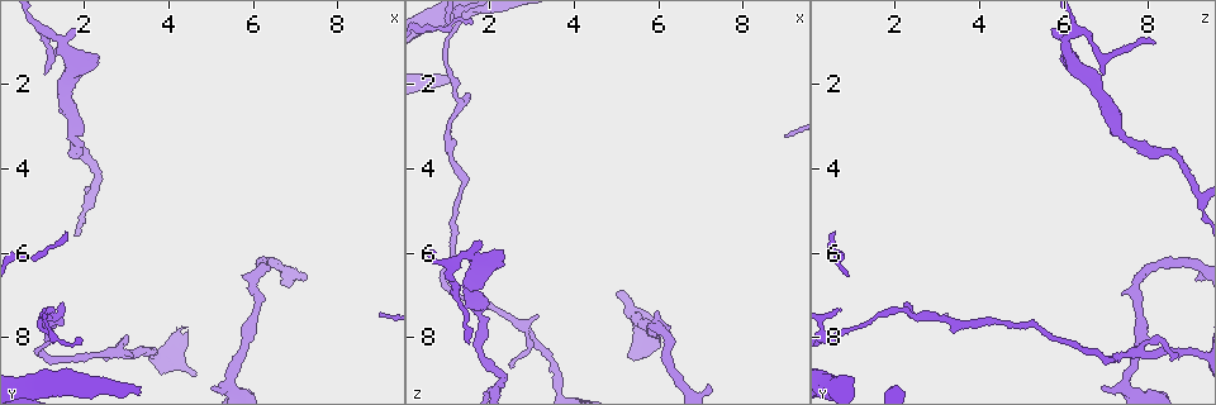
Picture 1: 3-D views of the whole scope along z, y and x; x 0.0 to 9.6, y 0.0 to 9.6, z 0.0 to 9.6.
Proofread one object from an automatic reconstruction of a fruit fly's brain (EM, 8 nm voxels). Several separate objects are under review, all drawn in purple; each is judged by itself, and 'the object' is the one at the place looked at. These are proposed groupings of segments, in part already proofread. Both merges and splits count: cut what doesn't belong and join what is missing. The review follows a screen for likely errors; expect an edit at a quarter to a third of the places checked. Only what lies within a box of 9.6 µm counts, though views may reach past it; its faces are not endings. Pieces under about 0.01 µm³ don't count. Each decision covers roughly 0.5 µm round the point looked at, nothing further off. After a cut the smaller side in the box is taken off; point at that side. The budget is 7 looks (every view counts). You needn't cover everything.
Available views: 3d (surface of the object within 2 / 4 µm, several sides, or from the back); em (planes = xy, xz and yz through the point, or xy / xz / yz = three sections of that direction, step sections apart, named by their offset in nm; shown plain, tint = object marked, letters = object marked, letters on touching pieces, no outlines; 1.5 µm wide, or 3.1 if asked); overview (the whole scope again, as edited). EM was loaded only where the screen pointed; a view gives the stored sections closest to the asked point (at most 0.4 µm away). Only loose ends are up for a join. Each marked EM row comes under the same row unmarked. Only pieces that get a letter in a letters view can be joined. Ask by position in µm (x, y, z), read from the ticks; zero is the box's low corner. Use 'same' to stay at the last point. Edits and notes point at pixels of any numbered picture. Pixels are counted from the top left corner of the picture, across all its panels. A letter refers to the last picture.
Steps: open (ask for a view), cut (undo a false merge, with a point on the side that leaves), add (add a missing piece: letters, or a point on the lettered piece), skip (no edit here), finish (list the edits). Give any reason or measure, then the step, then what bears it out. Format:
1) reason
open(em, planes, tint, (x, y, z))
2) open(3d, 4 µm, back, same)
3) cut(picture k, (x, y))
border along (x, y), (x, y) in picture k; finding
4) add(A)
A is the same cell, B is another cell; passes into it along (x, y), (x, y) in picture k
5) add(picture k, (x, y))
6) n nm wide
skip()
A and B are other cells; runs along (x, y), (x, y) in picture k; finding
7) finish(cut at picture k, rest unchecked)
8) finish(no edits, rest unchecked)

tapers out
open(em, planes, letters, (1.55, 1.05, 8.15))

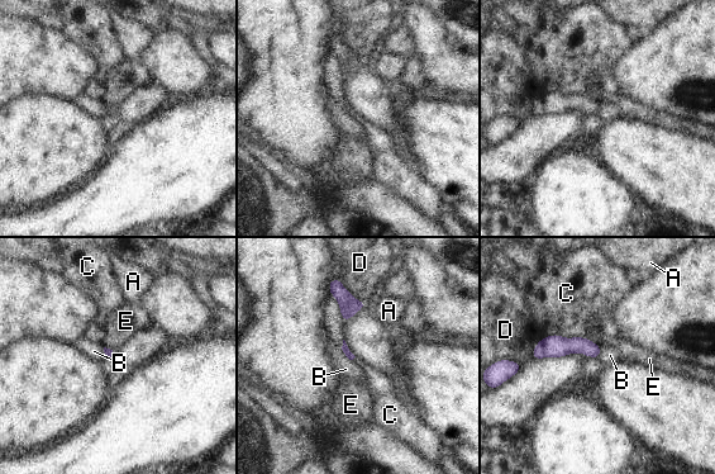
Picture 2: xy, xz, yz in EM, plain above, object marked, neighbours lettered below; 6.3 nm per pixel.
skip()
A, B, C, D and E are other cells; border along (341, 349), (352, 360) in picture 2; none of them fits

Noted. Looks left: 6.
tapers out
open(3d, 4 µm, (1.05, 7.35, 0.70))

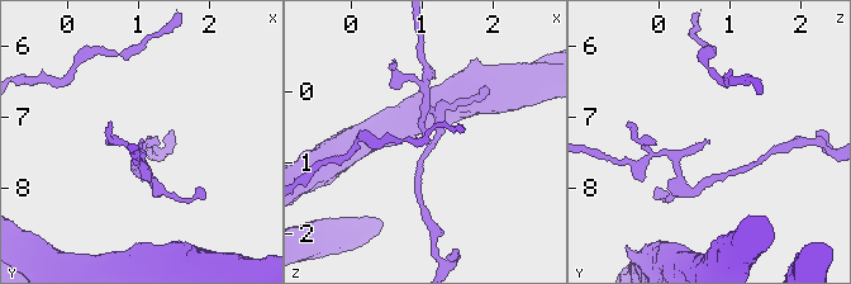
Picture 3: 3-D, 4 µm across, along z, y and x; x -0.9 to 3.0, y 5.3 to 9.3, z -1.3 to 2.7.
open(em, planes, letters, (1.00, 7.35, 0.75))

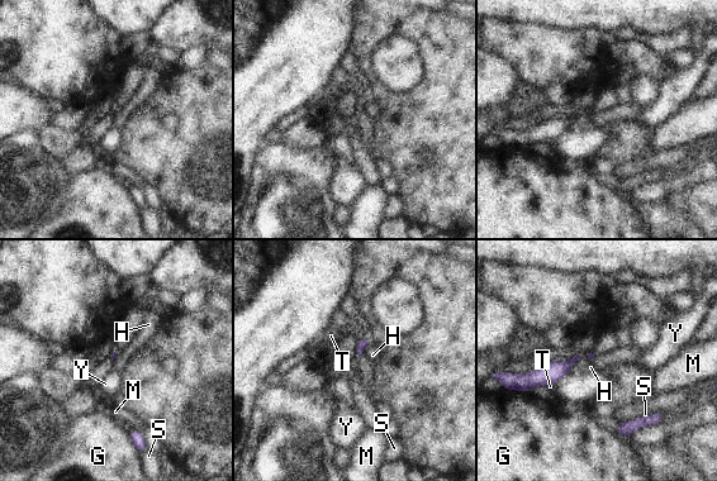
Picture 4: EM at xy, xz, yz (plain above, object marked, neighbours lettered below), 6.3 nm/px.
Y touches over 130 nm
skip()
G, H, M, S, T and Y are other cells; no lettered piece goes on from it

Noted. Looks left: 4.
abrupt turn
open(em, xy, step 8, tint, (5.40, 9.15, 7.40))

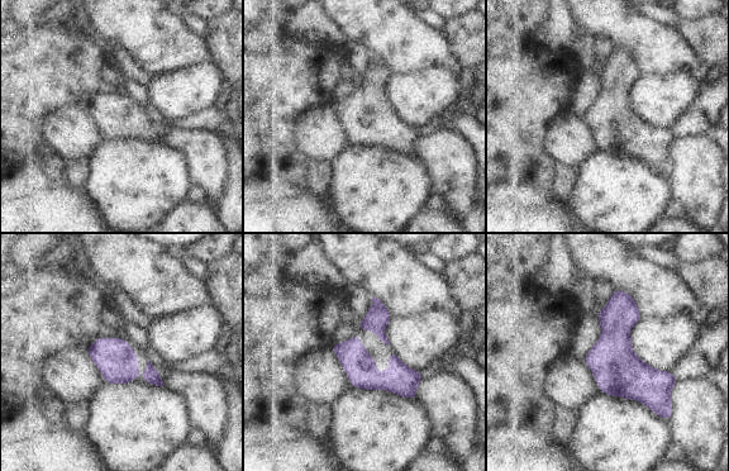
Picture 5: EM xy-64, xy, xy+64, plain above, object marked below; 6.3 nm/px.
open(em, xy, step 8, letters, same)

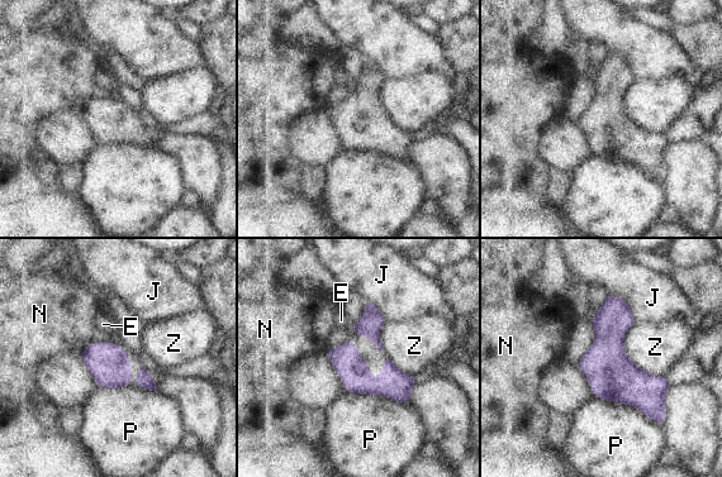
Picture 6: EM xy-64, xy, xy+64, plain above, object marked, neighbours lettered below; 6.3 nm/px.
P touches over 420 nm
skip()
E, J, N, P and Z are other cells; all the same cell

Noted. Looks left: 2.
finish(no edits, rest unchecked)

